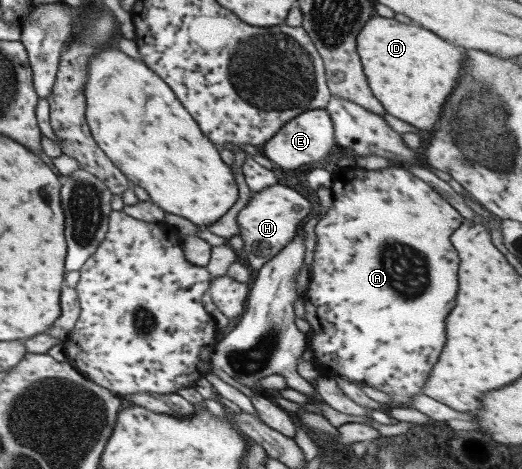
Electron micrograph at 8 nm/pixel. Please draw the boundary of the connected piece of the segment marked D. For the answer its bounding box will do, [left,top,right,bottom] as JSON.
[355,16,465,130]

